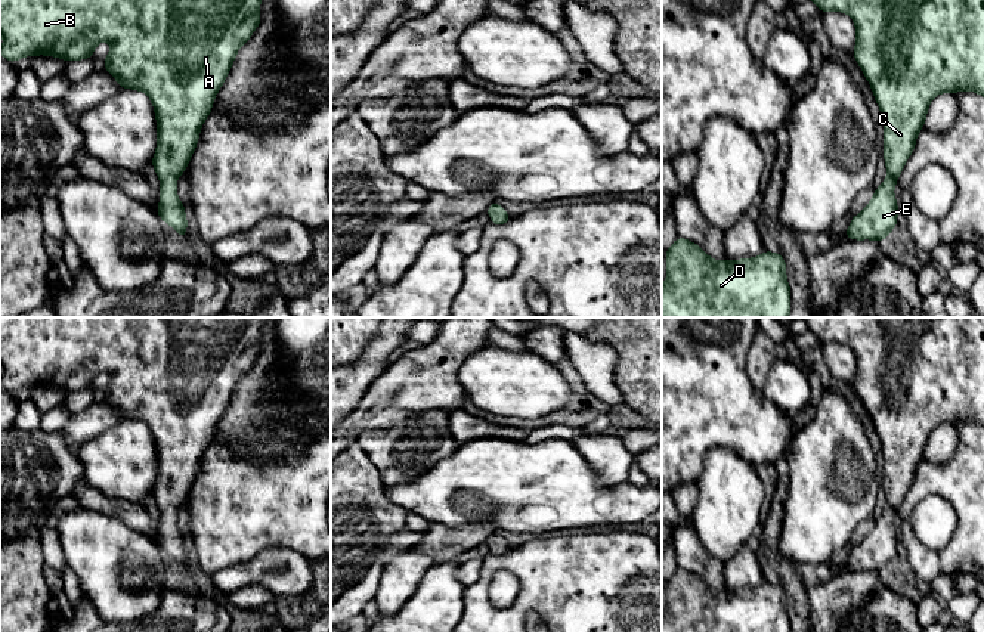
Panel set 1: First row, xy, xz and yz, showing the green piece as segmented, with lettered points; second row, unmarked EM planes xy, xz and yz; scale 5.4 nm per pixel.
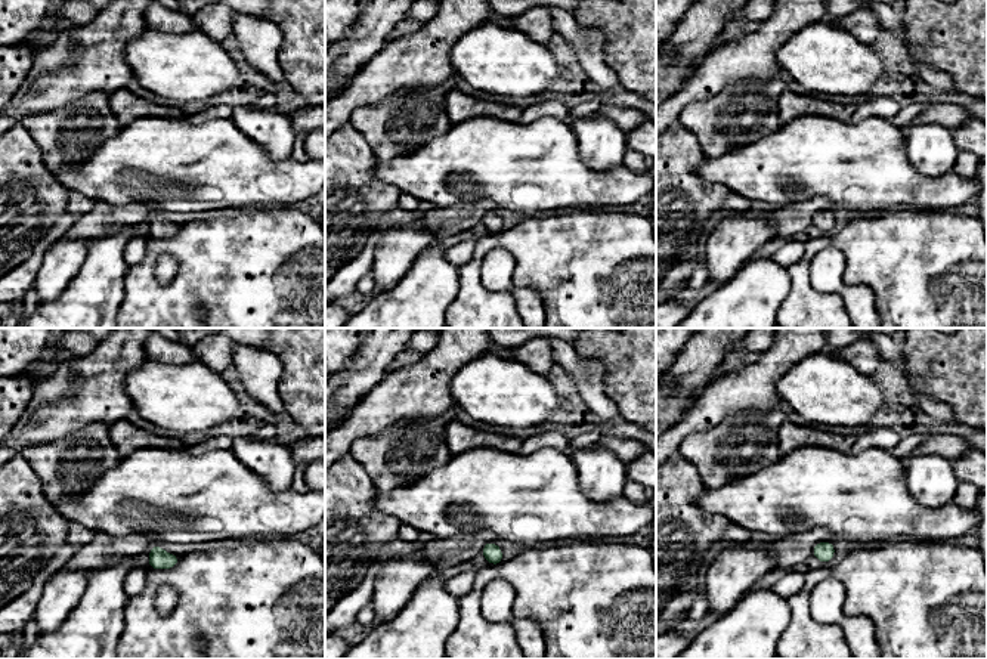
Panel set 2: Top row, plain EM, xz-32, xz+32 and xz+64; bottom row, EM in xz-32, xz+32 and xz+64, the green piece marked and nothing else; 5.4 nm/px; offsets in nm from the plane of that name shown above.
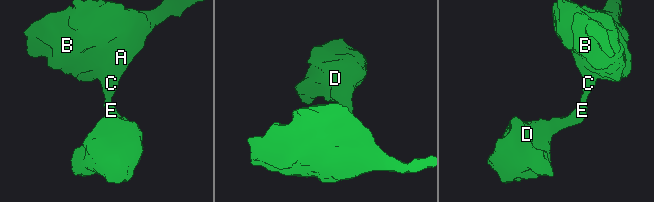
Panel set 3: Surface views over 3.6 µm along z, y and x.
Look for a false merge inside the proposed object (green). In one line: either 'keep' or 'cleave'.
keep

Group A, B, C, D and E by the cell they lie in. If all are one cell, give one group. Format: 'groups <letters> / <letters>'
groups A B C D E

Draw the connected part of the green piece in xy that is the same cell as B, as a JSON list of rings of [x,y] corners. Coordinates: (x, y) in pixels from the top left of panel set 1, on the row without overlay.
[[[0,317],[0,365],[3,366],[3,378],[0,385],[9,393],[16,393],[24,387],[56,387],[64,391],[81,391],[95,388],[93,381],[100,372],[111,374],[111,382],[105,387],[105,402],[108,402],[120,415],[120,419],[140,421],[148,425],[154,436],[157,449],[157,481],[151,492],[155,504],[160,506],[160,535],[157,545],[168,554],[185,570],[188,549],[185,546],[185,535],[177,529],[177,508],[186,502],[188,493],[195,481],[199,470],[199,461],[210,446],[216,424],[223,416],[238,379],[247,374],[259,357],[262,326],[270,317]]]

